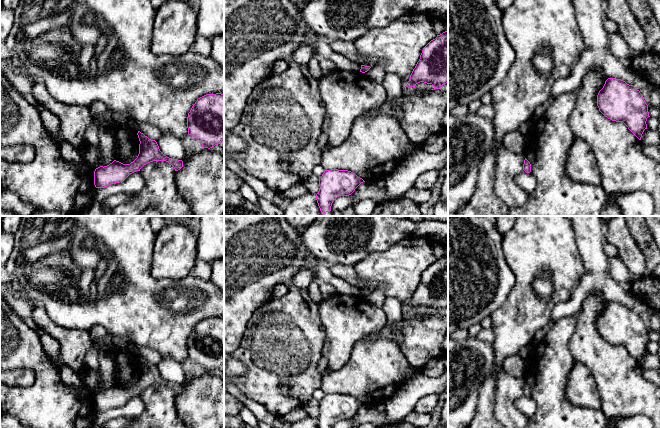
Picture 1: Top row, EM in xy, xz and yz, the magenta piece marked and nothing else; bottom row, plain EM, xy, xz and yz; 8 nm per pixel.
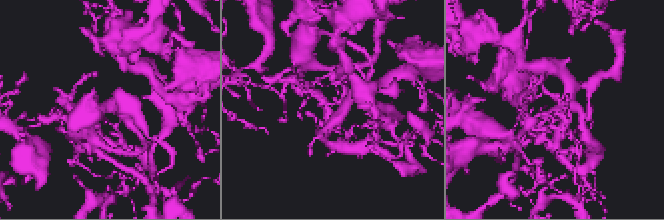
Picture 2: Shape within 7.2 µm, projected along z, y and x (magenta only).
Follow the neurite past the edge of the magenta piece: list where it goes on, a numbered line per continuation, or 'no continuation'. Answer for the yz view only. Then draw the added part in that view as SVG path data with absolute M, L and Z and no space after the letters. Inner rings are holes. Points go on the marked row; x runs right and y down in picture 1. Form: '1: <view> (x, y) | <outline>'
no continuation

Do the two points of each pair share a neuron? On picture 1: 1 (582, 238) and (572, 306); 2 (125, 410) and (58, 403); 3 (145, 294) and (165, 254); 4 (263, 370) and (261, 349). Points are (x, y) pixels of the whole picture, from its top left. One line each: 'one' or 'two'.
1: one
2: two
3: two
4: one

